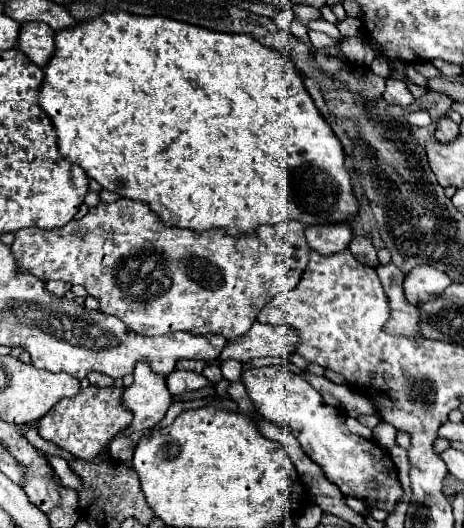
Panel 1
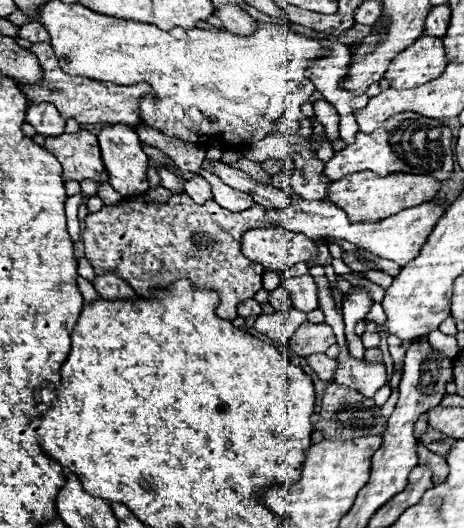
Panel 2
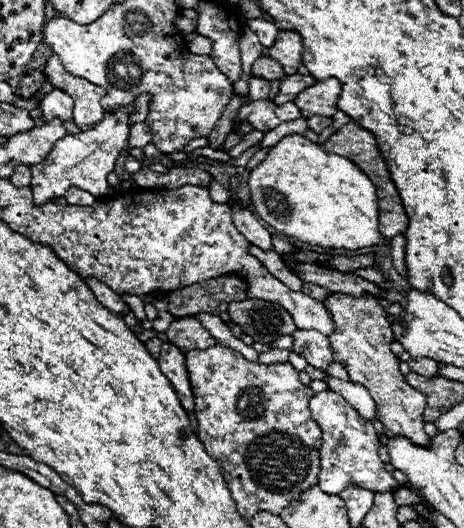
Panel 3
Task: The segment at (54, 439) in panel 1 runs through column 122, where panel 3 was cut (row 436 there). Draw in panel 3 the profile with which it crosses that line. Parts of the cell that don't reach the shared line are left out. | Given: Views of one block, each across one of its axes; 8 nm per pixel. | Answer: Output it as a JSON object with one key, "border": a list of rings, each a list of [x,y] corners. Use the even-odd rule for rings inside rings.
{"border":[[[332,294],[326,296],[322,302],[326,304],[326,308],[330,308],[330,316],[334,320],[334,332],[328,336],[334,360],[346,368],[350,382],[368,388],[370,396],[378,406],[378,420],[388,430],[386,436],[406,436],[418,446],[428,446],[430,436],[422,430],[422,412],[426,408],[426,398],[422,392],[414,390],[398,370],[400,360],[390,350],[394,334],[382,306],[370,294],[364,294],[360,298]]]}

